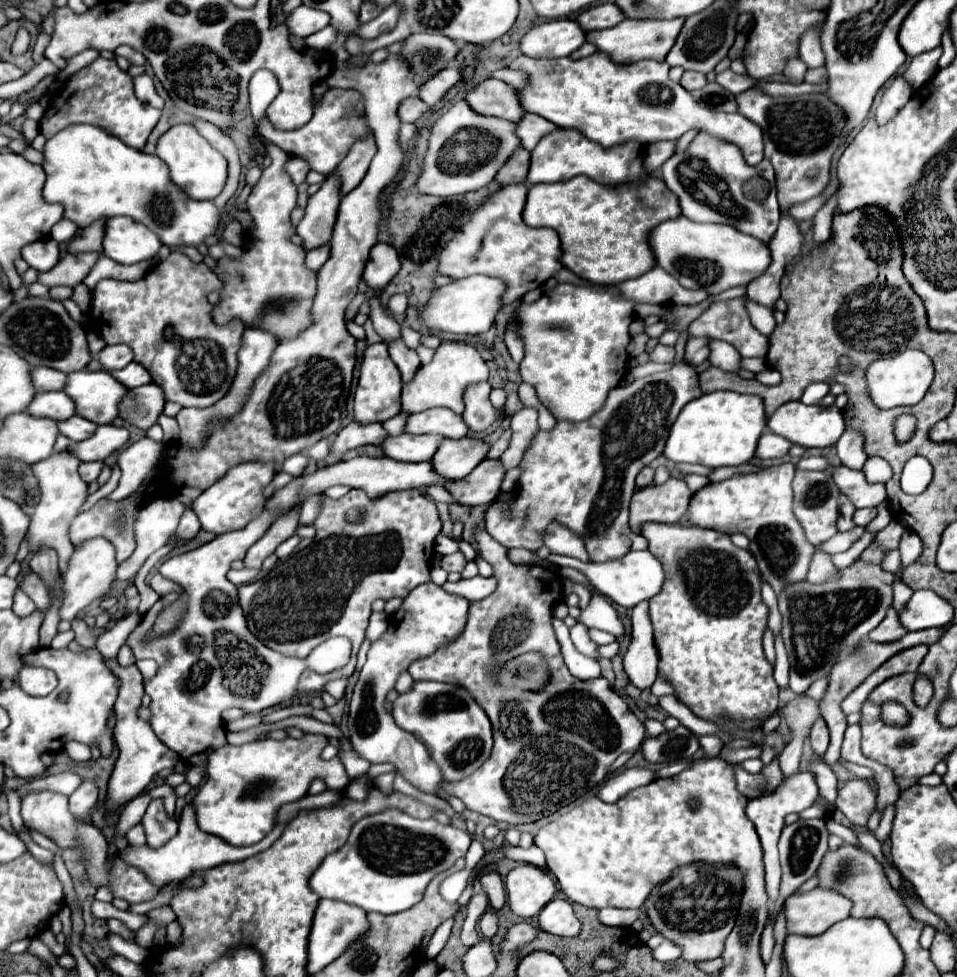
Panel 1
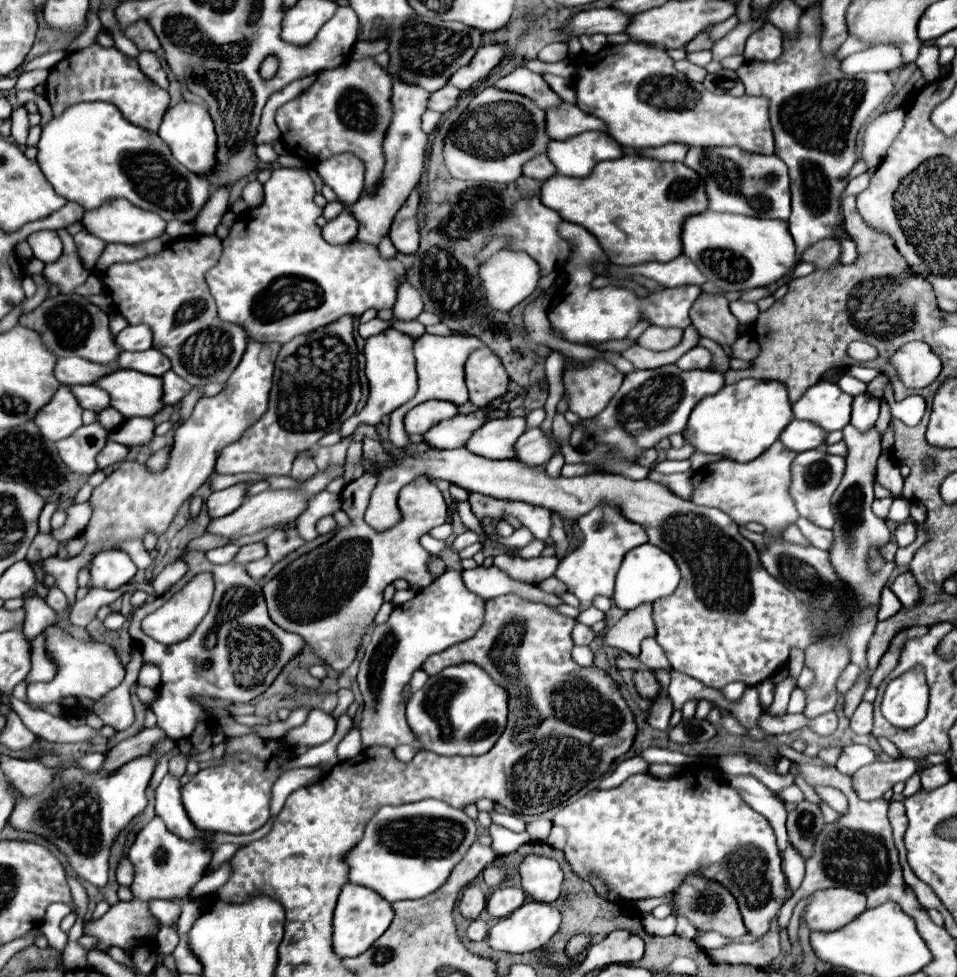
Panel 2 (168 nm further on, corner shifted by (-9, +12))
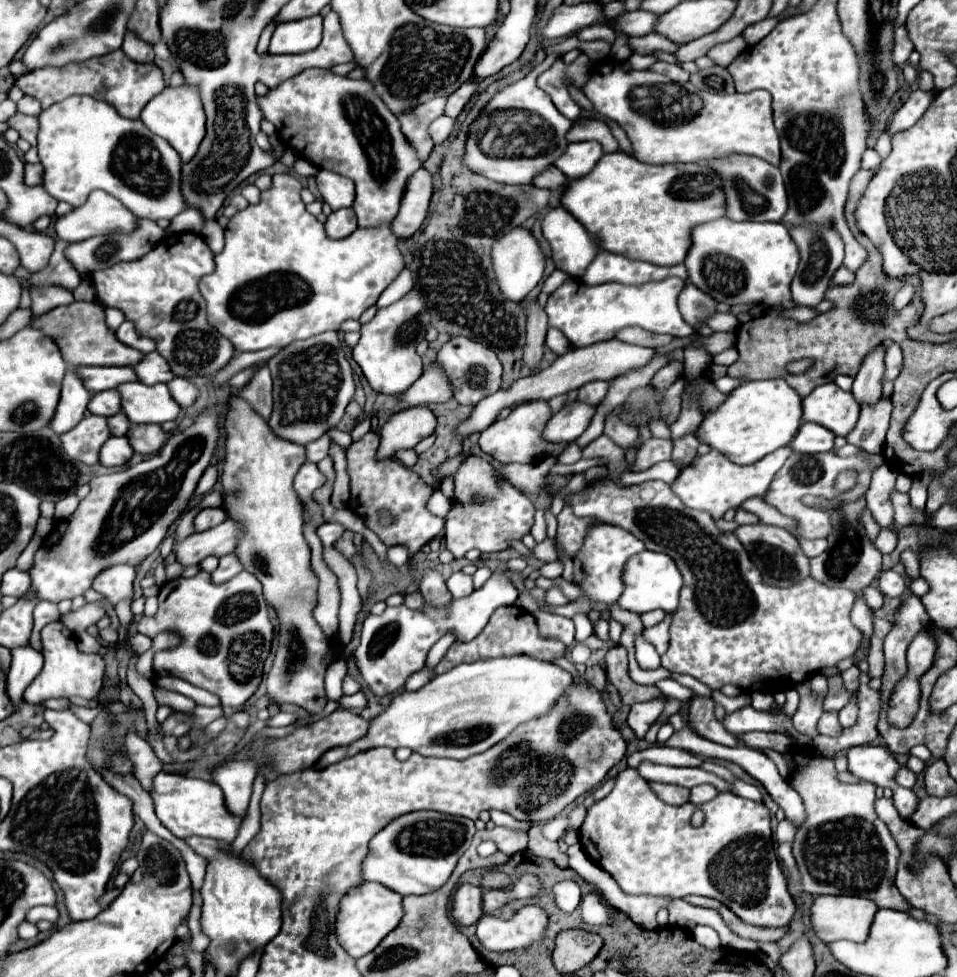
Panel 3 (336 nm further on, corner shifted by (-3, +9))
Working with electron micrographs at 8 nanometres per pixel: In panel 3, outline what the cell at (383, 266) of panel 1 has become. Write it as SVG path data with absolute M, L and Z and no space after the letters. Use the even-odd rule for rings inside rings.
M420 167L406 183L406 191L400 201L400 211L390 223L392 233L398 239L410 239L428 215L428 205L432 197L432 177Z

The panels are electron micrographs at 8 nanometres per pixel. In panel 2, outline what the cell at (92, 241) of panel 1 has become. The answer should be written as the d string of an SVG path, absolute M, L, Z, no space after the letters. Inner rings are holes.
M80 230L80 232L74 236L74 242L76 242L76 252L78 252L82 264L84 264L88 270L92 270L94 264L96 264L96 260L98 260L98 256L102 254L106 242L100 240L100 238L96 238L96 236L90 236L90 234L84 232L84 230Z

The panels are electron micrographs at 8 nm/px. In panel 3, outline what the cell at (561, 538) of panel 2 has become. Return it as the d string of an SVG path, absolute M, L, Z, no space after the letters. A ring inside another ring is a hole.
M536 511L536 521L534 521L534 527L532 527L530 533L536 539L536 543L540 543L540 541L546 539L546 519L544 519L544 511Z

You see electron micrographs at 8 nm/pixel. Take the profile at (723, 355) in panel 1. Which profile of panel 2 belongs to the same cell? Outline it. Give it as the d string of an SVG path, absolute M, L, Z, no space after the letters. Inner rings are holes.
M702 292L690 308L692 326L700 336L732 346L738 338L738 320L728 308L728 298Z

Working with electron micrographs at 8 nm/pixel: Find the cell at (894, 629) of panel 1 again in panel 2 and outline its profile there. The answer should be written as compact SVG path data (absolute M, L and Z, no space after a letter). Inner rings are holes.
M886 586L882 590L882 602L880 602L880 610L878 610L878 620L886 620L890 616L894 616L898 610L902 608L900 600L894 596L894 592Z

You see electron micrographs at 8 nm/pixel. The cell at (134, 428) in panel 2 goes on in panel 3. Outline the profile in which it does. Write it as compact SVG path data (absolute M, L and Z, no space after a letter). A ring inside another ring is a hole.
M130 425L126 433L132 449L136 453L154 453L164 445L164 439L168 439L168 433L162 431L160 425Z

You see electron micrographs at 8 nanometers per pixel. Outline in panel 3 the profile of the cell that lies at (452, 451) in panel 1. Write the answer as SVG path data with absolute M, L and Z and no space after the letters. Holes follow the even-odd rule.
M528 401L512 409L506 419L492 423L484 433L480 433L478 447L500 463L534 463L536 459L544 459L546 455L558 455L566 445L552 445L542 439L544 423L550 419L550 407L546 401Z

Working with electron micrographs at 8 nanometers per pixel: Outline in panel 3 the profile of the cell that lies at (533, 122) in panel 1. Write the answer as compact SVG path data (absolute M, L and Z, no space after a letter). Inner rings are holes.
M576 119L572 121L570 131L566 133L568 141L598 141L604 153L618 151L618 141L612 137L608 125L596 119Z

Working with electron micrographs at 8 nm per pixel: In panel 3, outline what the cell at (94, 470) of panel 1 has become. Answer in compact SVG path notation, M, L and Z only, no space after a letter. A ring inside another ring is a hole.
M110 437L100 449L100 465L104 467L120 467L130 461L134 455L126 437Z

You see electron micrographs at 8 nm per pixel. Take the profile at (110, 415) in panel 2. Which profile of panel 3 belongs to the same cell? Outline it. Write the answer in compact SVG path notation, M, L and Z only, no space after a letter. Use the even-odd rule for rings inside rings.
M118 413L118 415L108 417L110 435L124 435L124 433L128 431L128 425L130 425L130 421L126 419L126 415L124 415L124 413Z

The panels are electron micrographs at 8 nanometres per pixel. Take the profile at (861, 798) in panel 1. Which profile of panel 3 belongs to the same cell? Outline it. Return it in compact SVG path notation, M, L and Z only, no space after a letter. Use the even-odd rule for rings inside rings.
M900 767L898 771L896 771L896 783L898 785L902 785L902 787L908 787L908 789L912 789L914 787L914 783L916 783L916 775L912 773L912 771L908 771L906 767Z

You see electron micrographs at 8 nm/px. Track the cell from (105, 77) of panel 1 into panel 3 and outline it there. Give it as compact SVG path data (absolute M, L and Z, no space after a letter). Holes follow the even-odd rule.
M120 49L102 57L92 57L82 63L68 63L62 67L42 67L30 71L28 75L16 79L16 85L26 95L36 97L42 103L42 109L48 109L50 105L60 103L72 95L90 95L94 99L112 103L116 111L126 119L138 119L146 103L156 95L160 95L166 87L160 67L156 67L154 63L152 67L132 63L126 59L126 55Z

